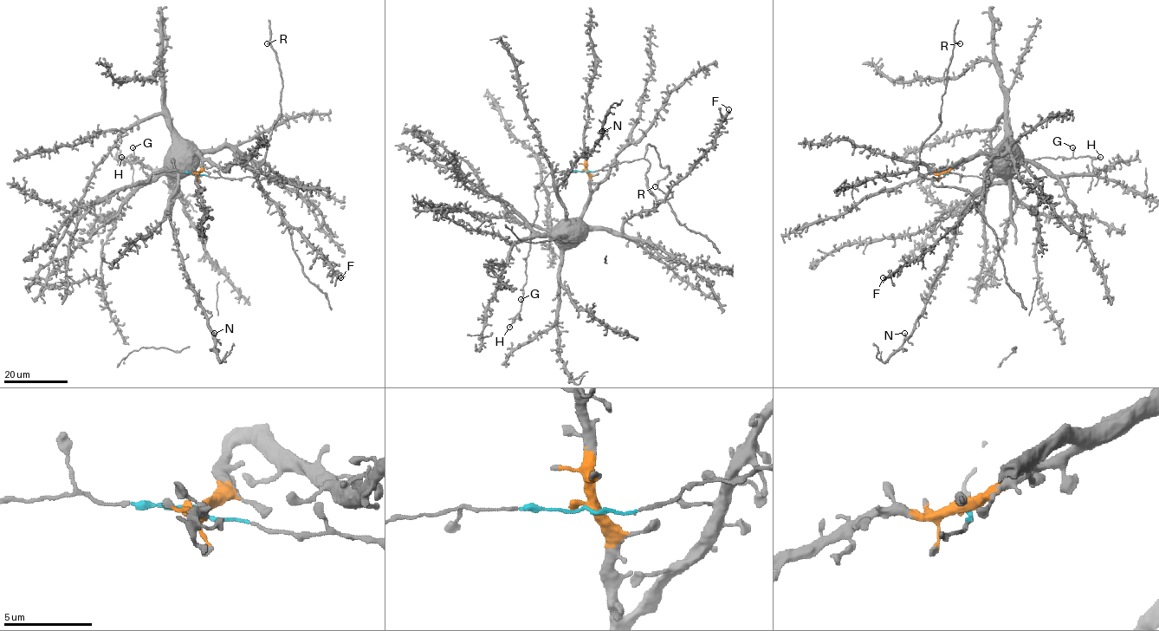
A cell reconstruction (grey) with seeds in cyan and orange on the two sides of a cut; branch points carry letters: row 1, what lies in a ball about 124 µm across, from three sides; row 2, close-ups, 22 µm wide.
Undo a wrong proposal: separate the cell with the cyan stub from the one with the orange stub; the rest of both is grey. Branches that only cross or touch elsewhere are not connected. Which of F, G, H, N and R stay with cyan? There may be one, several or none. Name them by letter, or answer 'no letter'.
G, H, R

